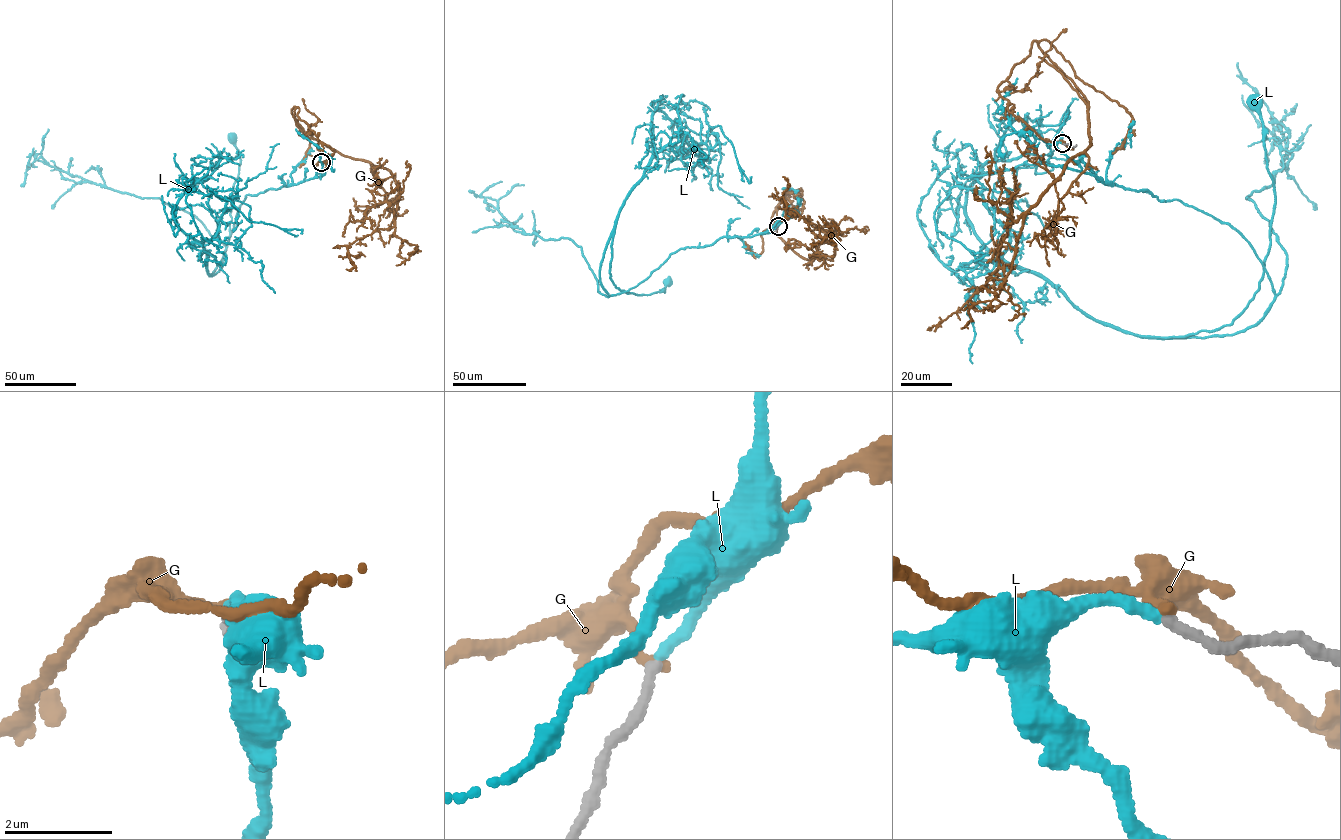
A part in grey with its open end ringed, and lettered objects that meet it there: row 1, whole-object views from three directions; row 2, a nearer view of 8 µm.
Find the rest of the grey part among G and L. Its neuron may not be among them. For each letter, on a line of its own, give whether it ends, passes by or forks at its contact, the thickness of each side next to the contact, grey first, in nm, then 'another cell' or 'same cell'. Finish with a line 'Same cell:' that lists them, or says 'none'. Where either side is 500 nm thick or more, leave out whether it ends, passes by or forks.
G: it ends; calibres 180 and 180 nm; another cell
L: it ends; calibres 180 and 200 nm; same cell
Same cell: L

